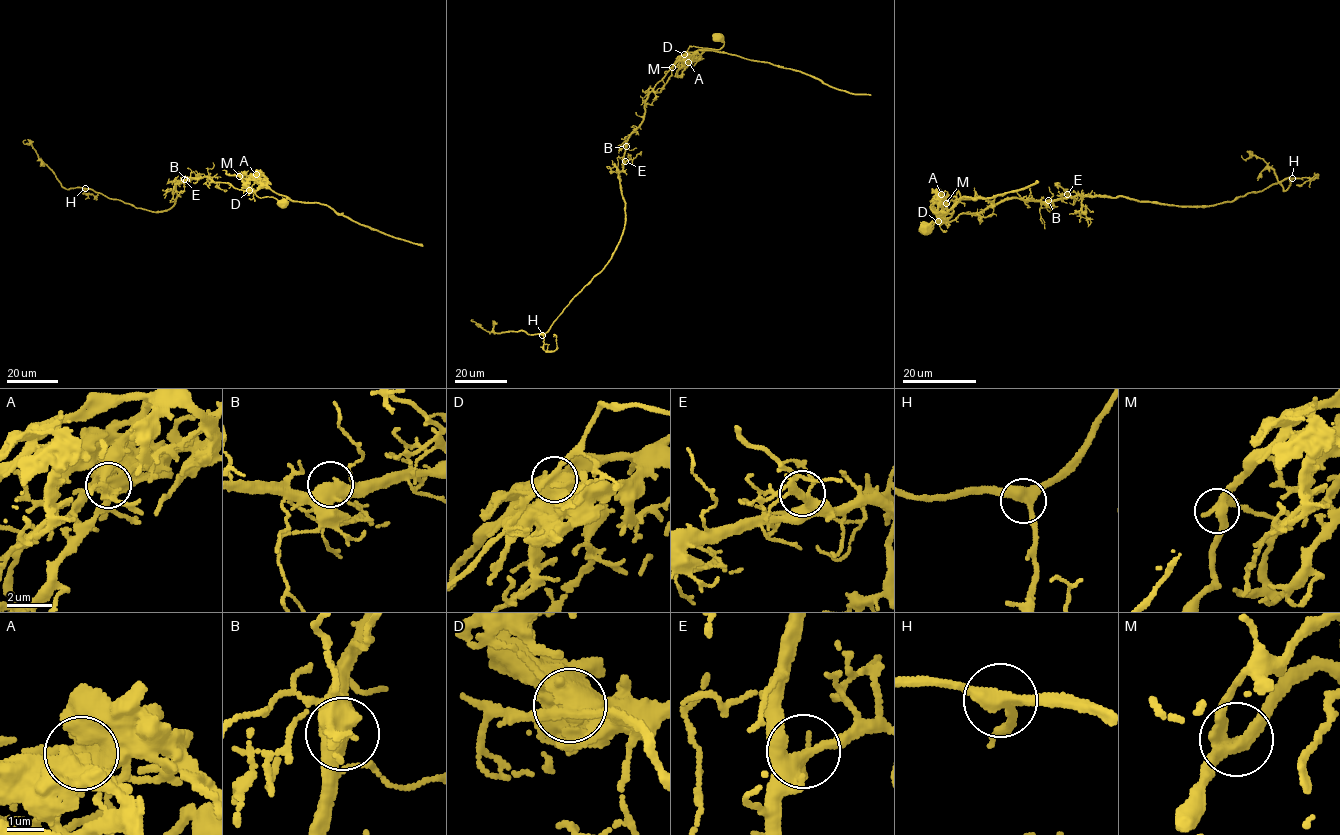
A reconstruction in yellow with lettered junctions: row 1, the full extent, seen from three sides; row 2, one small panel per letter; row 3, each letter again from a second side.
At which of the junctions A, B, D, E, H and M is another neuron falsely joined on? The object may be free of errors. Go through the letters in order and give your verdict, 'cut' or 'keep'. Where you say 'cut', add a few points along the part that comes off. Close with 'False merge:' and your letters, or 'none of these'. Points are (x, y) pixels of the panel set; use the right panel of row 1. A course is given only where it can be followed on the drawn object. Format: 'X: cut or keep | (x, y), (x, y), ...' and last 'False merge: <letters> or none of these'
A: keep
B: keep
D: cut | (938, 222), (932, 209), (946, 212), (962, 196), (990, 197), (1038, 183)
E: keep
H: keep
M: keep
False merge: D

